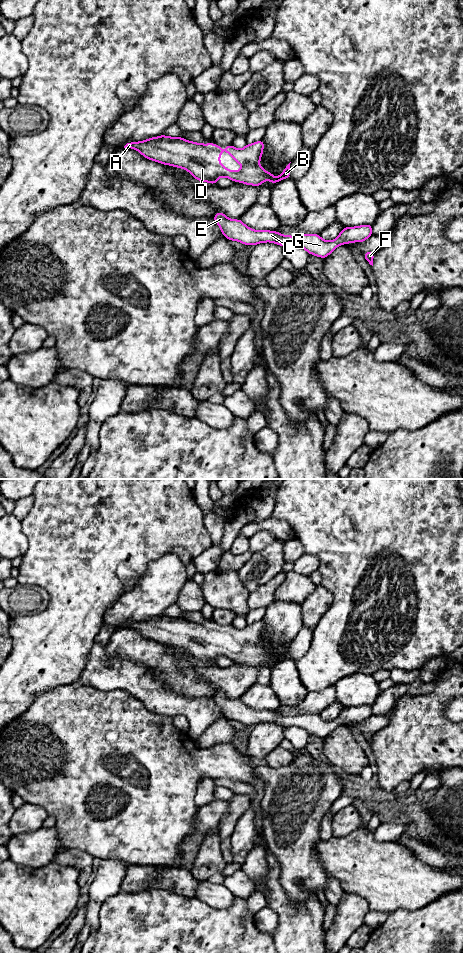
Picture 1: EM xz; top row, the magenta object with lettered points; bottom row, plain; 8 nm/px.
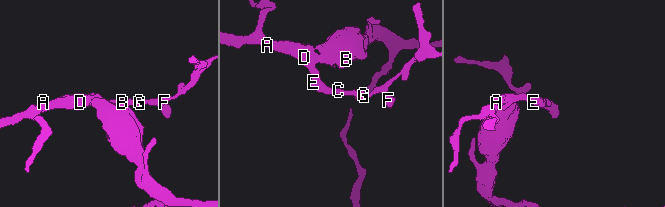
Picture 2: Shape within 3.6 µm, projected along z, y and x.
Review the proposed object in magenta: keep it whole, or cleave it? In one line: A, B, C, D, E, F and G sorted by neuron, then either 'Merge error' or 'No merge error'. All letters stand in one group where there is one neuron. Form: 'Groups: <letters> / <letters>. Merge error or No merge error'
Groups: A B C D E F G. No merge error

